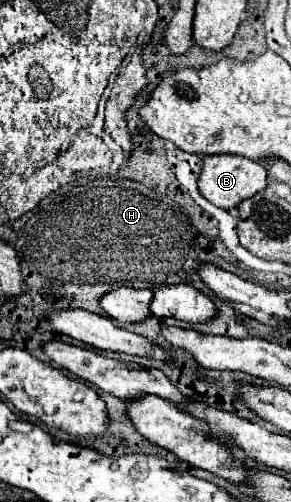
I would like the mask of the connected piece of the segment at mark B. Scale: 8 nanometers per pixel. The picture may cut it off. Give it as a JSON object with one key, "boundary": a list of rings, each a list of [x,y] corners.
{"boundary":[[[230,154],[204,156],[204,160],[202,160],[198,190],[208,202],[212,202],[218,208],[224,208],[224,210],[236,208],[242,200],[252,198],[264,186],[266,186],[266,168],[260,162],[254,162],[244,156],[230,156]]]}

